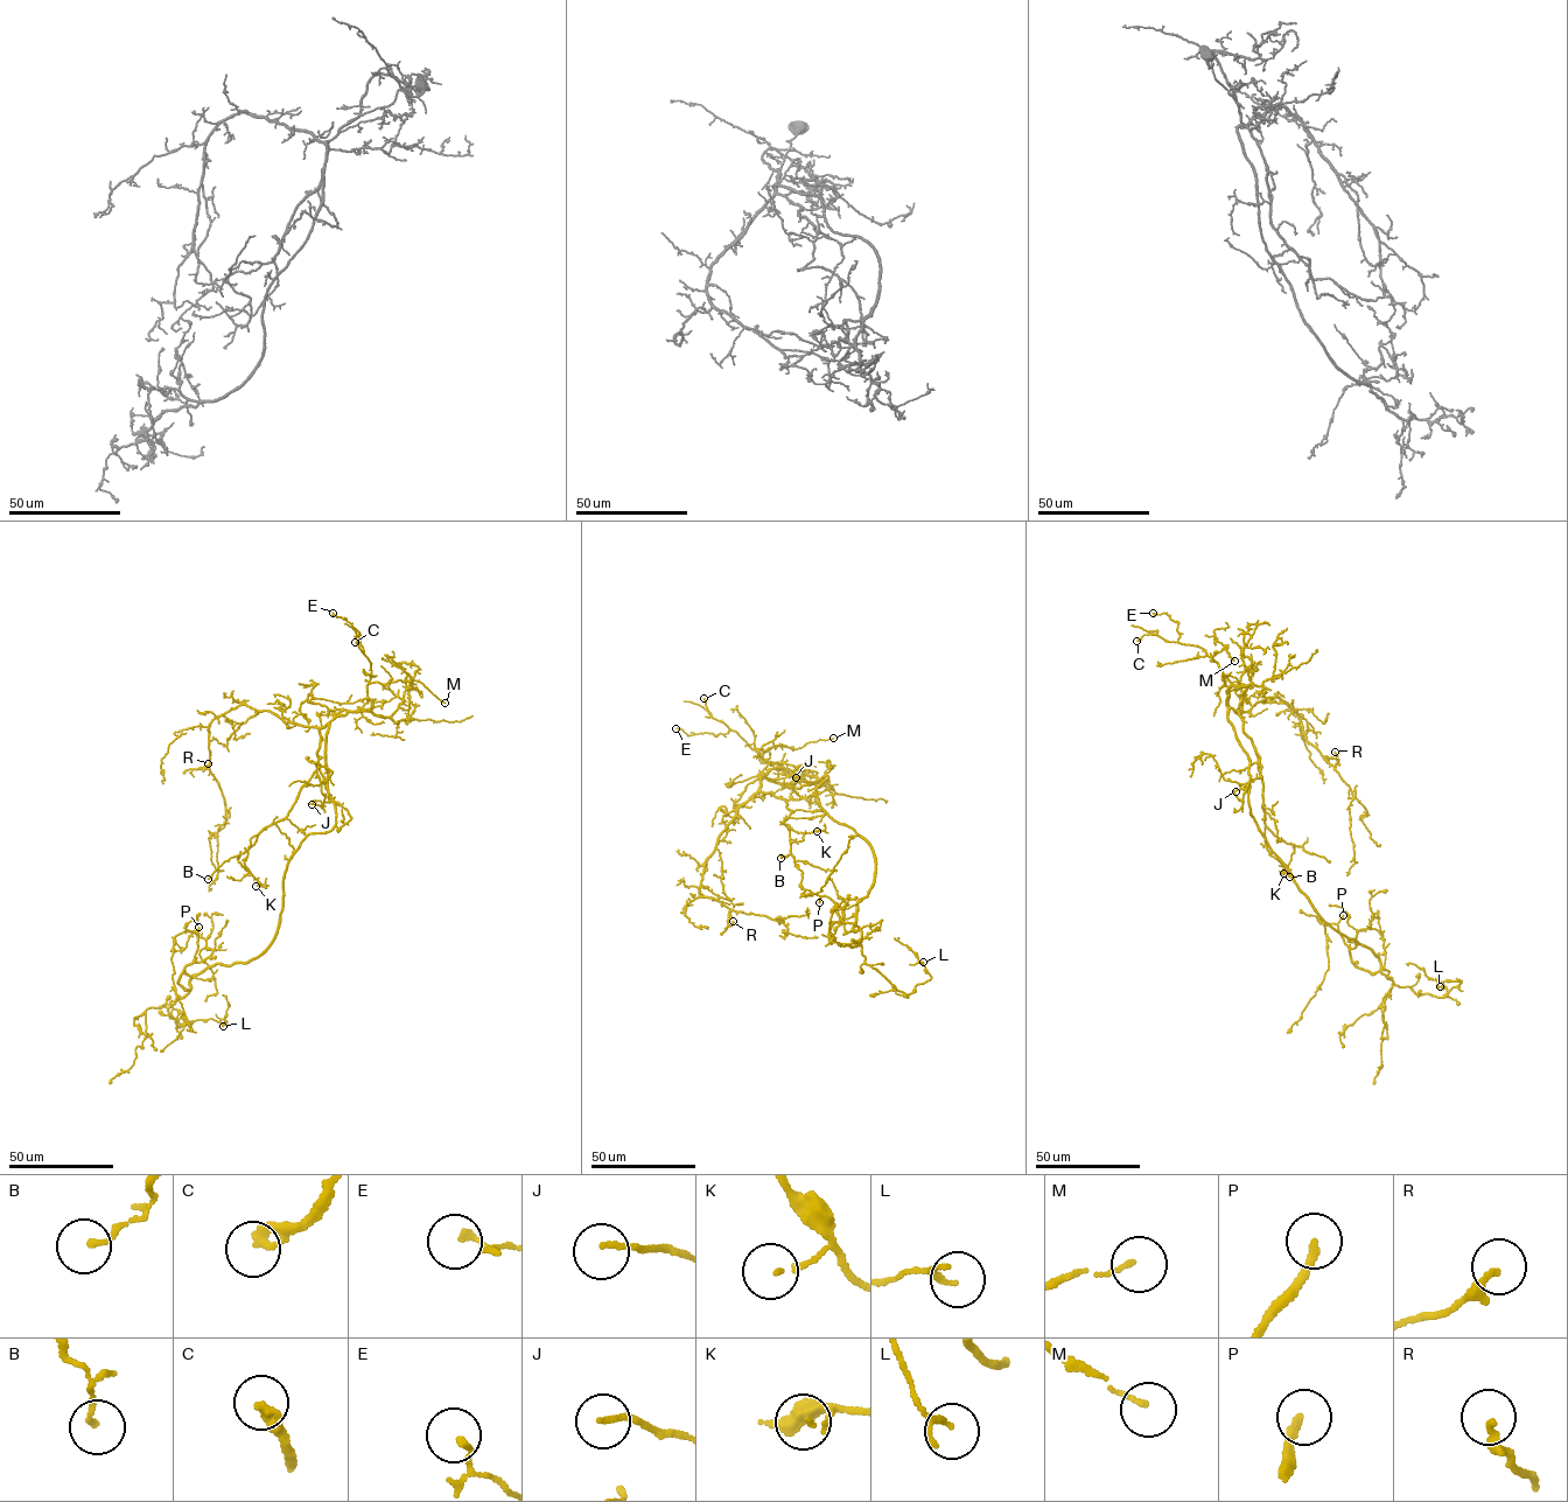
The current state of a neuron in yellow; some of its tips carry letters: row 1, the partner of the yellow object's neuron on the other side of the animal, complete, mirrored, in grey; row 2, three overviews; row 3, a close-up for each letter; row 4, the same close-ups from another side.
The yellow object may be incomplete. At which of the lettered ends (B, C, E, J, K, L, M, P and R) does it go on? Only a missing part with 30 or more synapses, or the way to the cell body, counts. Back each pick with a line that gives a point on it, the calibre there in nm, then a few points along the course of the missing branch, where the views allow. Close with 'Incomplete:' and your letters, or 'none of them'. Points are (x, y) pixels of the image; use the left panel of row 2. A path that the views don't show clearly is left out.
P: (198, 927) | 220 nm | (198, 927), (215, 910), (190, 900), (186, 895), (187, 889)
Incomplete: P

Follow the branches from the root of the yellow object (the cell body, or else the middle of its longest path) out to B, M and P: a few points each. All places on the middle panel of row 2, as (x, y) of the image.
B: (816, 790), (828, 776), (814, 782), (806, 798), (786, 800), (793, 811), (784, 823), (791, 852), (781, 858)
M: (816, 790), (828, 776), (797, 789), (760, 779), (782, 767), (763, 754), (833, 738)
P: (816, 790), (875, 861), (873, 887), (858, 902), (858, 930), (830, 899), (819, 902)

